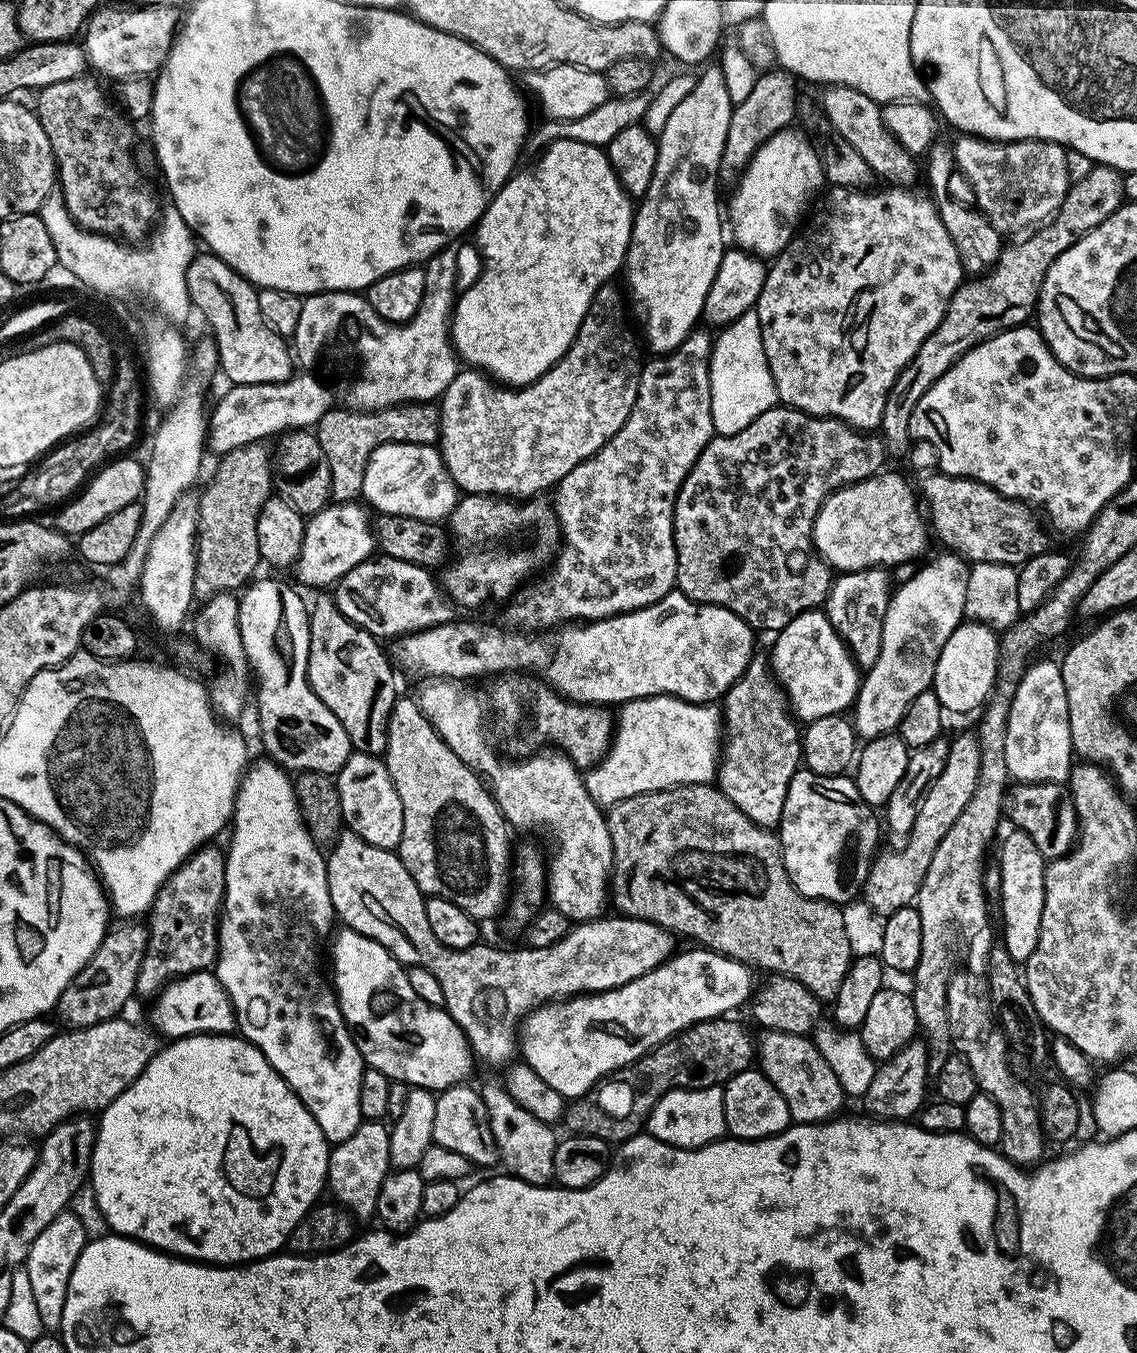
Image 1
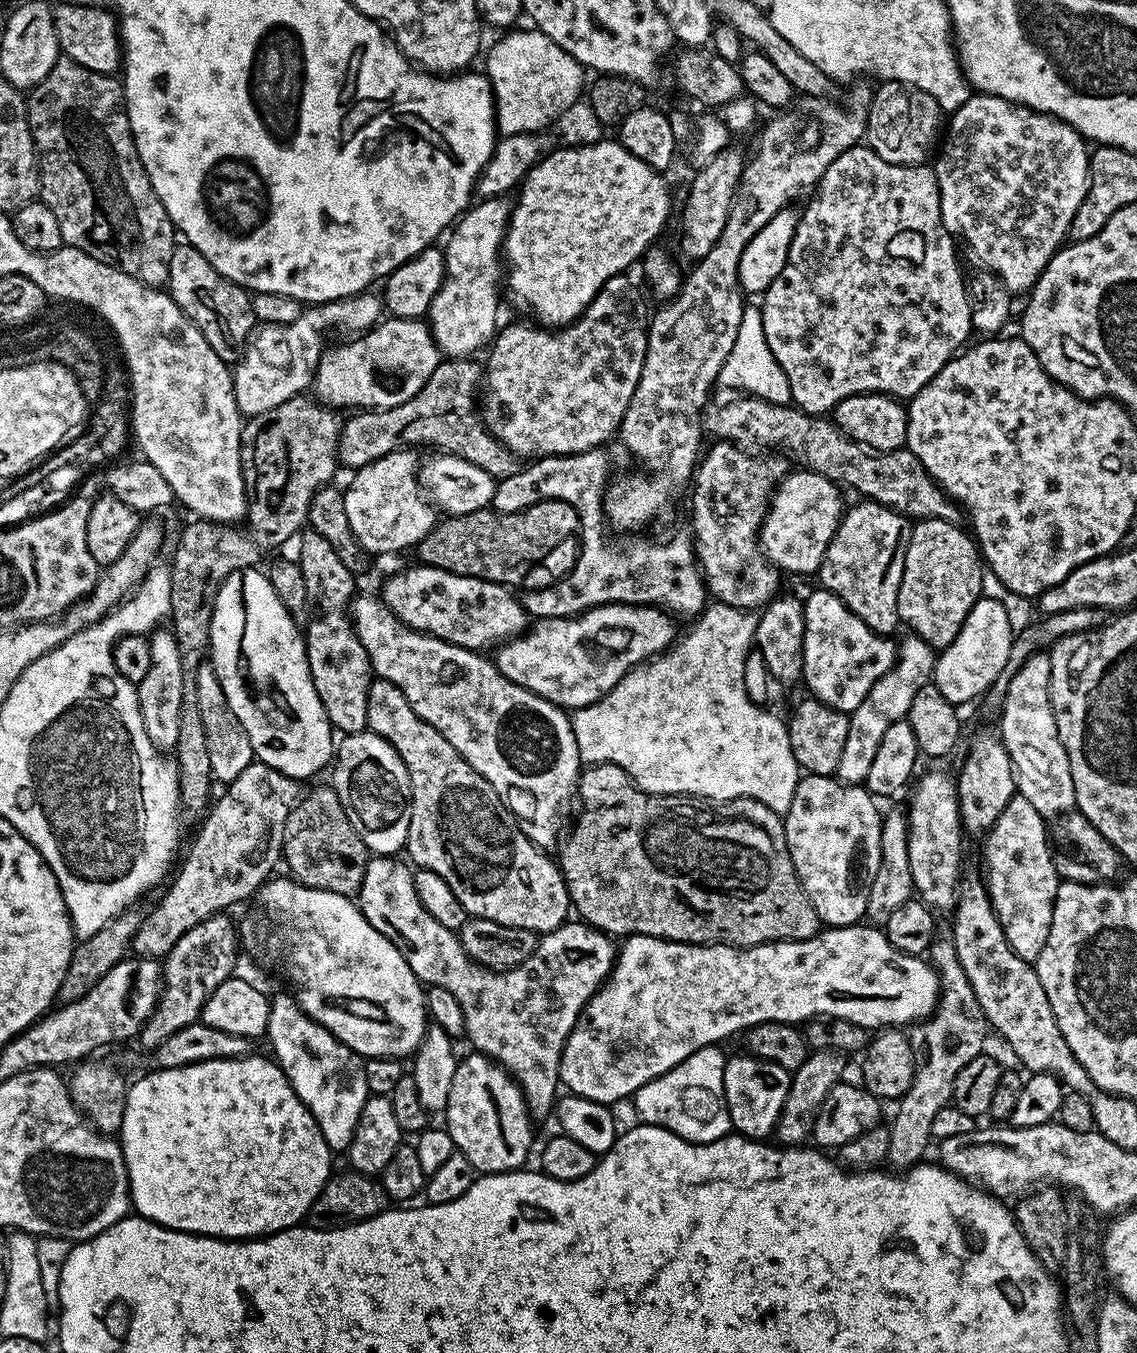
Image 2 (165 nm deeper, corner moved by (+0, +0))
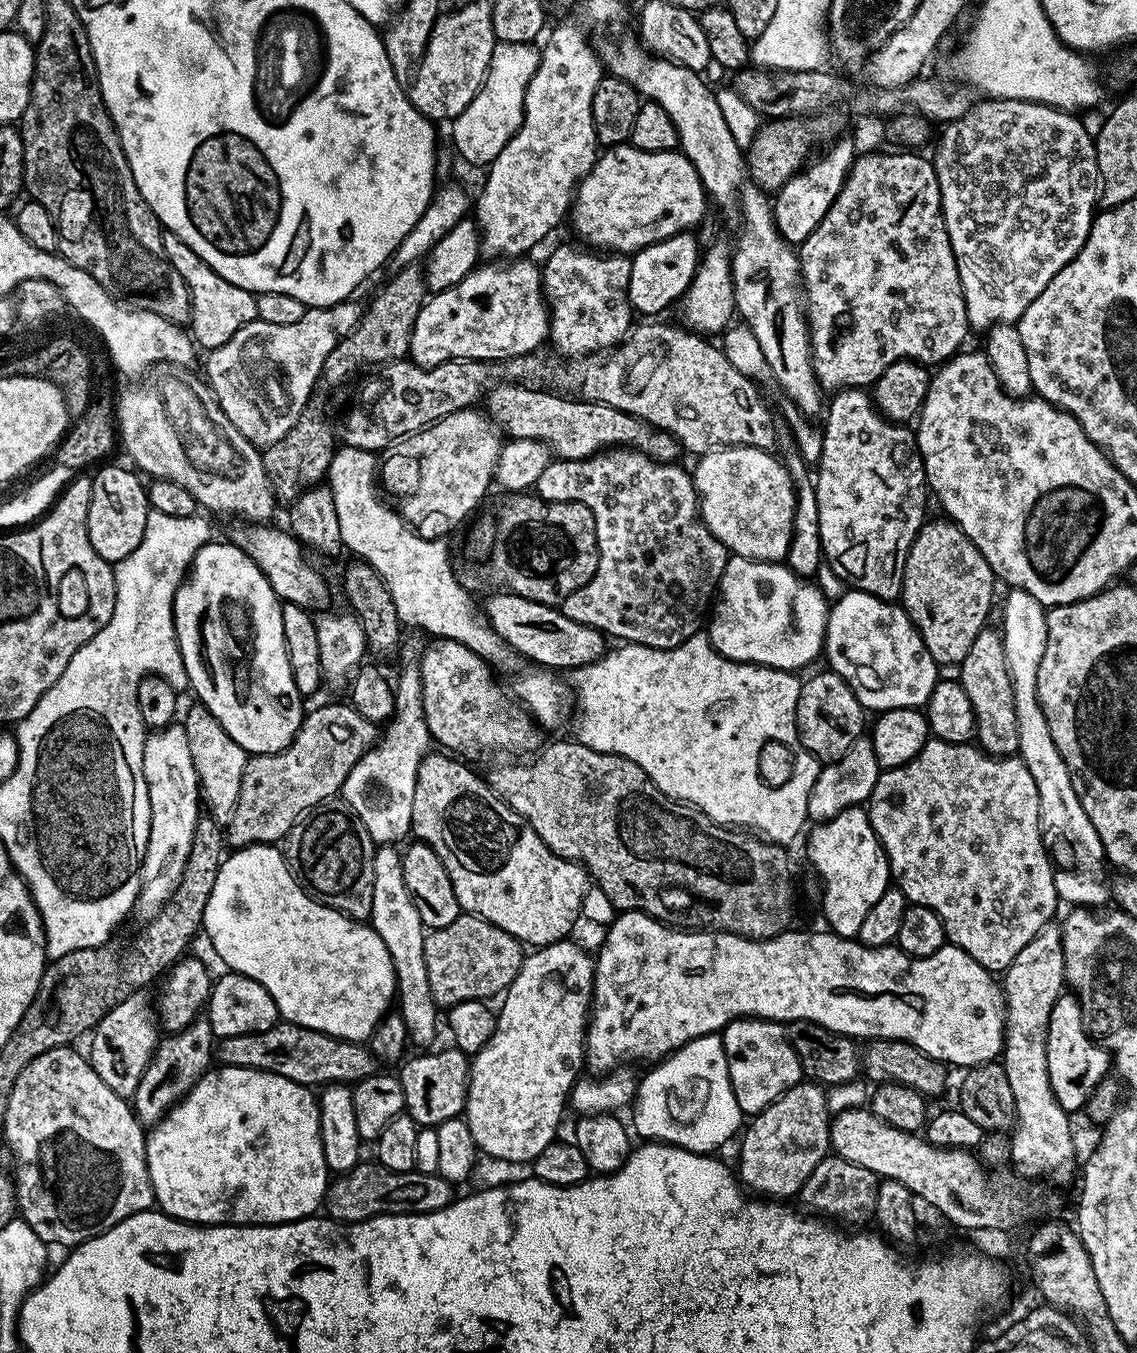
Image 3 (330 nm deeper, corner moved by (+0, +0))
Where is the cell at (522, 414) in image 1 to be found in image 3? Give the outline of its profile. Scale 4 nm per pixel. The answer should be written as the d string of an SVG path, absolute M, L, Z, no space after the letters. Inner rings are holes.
M564 244L542 264L542 291L550 309L550 344L564 358L615 349L612 347L626 340L634 327L632 303L628 300L631 259L624 254L601 254L579 247Z

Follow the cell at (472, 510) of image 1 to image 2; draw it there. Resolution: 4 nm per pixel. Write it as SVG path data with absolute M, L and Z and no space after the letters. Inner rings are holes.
M603 447L591 448L588 452L579 452L573 456L542 456L531 461L529 466L521 467L518 474L510 474L510 478L499 481L496 485L496 493L491 502L491 507L497 512L521 512L526 510L530 506L534 506L538 502L543 500L561 500L566 502L570 506L574 506L574 510L578 514L578 518L581 522L586 522L586 530L581 531L580 534L580 557L577 558L575 566L572 567L572 571L568 573L564 579L557 582L557 584L551 584L549 588L533 588L525 591L522 596L522 603L524 605L524 611L528 613L529 617L536 620L553 620L554 618L570 618L571 616L580 616L583 612L589 612L591 608L598 608L603 604L639 604L641 606L651 606L654 608L663 608L665 612L671 614L673 617L681 618L680 616L692 616L691 618L699 617L700 613L704 611L706 607L706 589L704 587L704 578L700 570L700 565L696 563L696 550L693 541L689 539L687 535L684 536L672 536L669 540L656 540L651 544L650 541L642 538L643 535L634 534L625 537L621 544L611 544L608 541L609 529L606 527L606 521L604 518L604 494L610 483L610 475L608 476L608 456L604 453Z

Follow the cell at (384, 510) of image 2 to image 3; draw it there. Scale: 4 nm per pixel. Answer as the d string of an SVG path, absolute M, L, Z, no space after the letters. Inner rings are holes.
M471 407L446 414L422 431L396 441L379 461L378 476L388 480L391 503L422 538L448 538L483 502L488 487L493 487L502 433L483 411L476 411Z

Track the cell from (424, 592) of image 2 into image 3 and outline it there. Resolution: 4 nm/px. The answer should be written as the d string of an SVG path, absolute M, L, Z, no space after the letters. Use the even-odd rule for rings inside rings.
M497 591L482 604L482 612L492 629L512 648L517 657L524 656L533 665L549 670L571 670L593 664L606 651L606 637L603 632L590 626L582 626L582 622L574 622L562 614L559 607L530 602L530 598L522 598L513 592Z

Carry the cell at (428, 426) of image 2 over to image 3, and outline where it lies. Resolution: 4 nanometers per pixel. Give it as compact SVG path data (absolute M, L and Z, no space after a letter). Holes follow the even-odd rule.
M497 382L486 393L487 415L505 437L540 440L548 445L553 457L561 460L581 460L621 446L644 452L652 460L676 462L681 459L682 449L674 437L658 434L657 429L637 416L626 414L614 406L569 398L564 394L555 396L552 392L539 392L528 386L524 382Z

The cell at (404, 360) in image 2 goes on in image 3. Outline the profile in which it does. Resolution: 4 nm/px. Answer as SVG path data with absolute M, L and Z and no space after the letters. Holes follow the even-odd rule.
M516 258L508 263L484 263L473 268L469 276L458 282L458 286L450 286L450 290L429 295L422 310L418 310L408 350L412 363L419 368L433 368L447 360L511 360L514 356L535 353L536 347L549 339L550 309L542 291L541 269L537 265L535 268L528 258Z

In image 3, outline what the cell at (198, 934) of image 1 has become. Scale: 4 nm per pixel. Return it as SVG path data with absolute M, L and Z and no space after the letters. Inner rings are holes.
M204 1014L190 1022L186 1030L173 1032L161 1039L142 1074L142 1082L138 1082L138 1090L130 1097L136 1118L141 1124L156 1124L204 1077L205 1072L213 1067L214 1045L217 1040L218 1037L212 1032L208 1017Z

